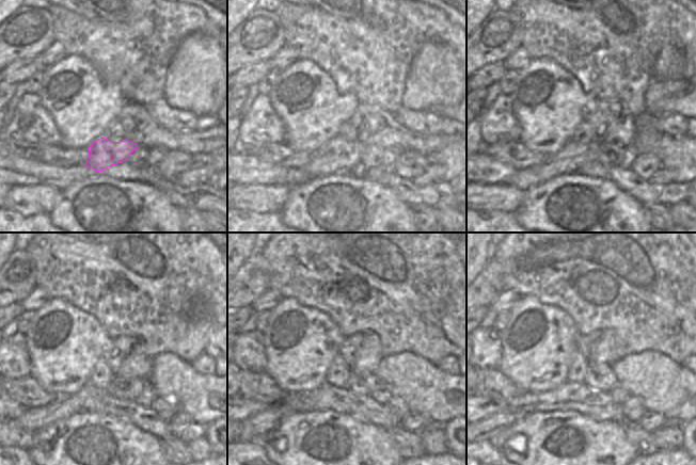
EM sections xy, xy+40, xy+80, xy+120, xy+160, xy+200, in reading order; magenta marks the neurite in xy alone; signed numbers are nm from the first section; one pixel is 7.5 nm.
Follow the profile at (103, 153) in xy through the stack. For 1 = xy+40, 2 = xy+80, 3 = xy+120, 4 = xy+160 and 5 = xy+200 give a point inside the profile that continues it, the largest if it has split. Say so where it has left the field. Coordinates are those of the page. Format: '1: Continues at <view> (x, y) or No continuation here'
1: Continues at xy+40 (337, 155)
2: Continues at xy+80 (568, 160)
3: Continues at xy+120 (35, 417)
4: Continues at xy+160 (257, 425)
5: Continues at xy+200 (488, 427).

